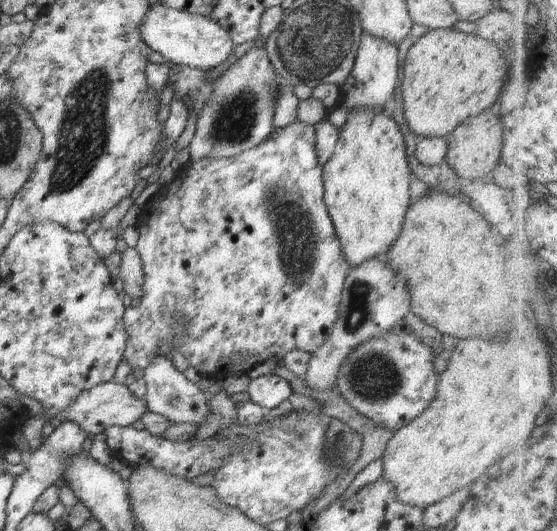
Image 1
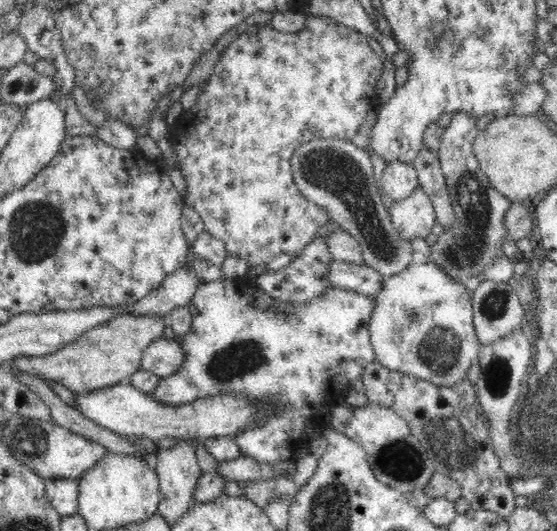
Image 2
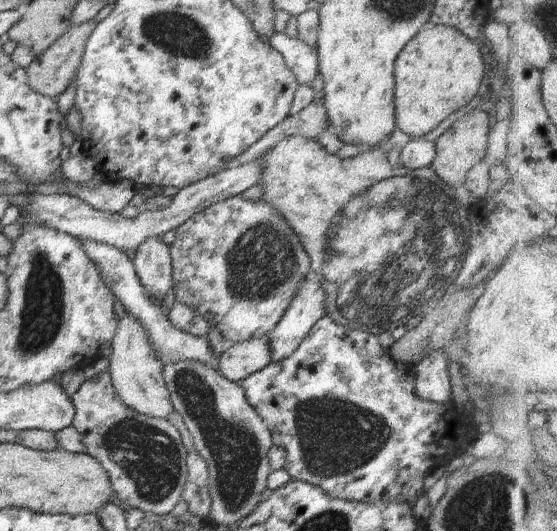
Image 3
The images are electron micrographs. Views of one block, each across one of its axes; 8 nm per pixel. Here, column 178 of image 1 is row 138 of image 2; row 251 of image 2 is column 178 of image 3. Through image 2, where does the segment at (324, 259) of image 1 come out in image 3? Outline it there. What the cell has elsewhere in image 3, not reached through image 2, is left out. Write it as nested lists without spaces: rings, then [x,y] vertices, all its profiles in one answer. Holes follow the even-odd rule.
[[[240,195],[233,196],[228,200],[212,204],[210,208],[204,209],[202,212],[197,212],[192,218],[188,218],[184,224],[174,229],[174,234],[176,234],[175,240],[169,245],[169,248],[172,260],[173,289],[174,294],[176,294],[175,300],[180,304],[186,304],[192,312],[203,315],[211,323],[211,326],[214,326],[226,340],[230,340],[234,344],[252,340],[252,338],[258,338],[258,336],[267,336],[271,333],[281,316],[286,312],[290,302],[292,302],[293,296],[298,292],[300,282],[304,278],[311,277],[311,260],[302,248],[298,235],[290,228],[288,222],[278,214],[278,210],[272,208],[268,202],[244,200]]]

